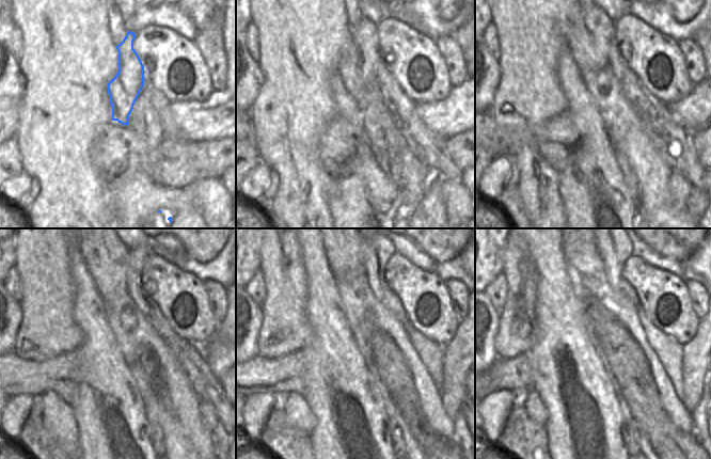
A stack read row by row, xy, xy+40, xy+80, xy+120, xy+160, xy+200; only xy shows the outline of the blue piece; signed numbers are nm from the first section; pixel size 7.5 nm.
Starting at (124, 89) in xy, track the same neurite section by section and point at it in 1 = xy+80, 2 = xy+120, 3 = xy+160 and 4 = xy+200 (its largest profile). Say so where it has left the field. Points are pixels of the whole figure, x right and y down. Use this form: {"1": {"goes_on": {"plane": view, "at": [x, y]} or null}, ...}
{"1": {"goes_on": {"plane": "xy+80", "at": [589, 32]}}, "2": {"goes_on": {"plane": "xy+120", "at": [106, 256]}}, "3": {"goes_on": {"plane": "xy+160", "at": [343, 250]}}, "4": {"goes_on": {"plane": "xy+200", "at": [567, 250]}}}

